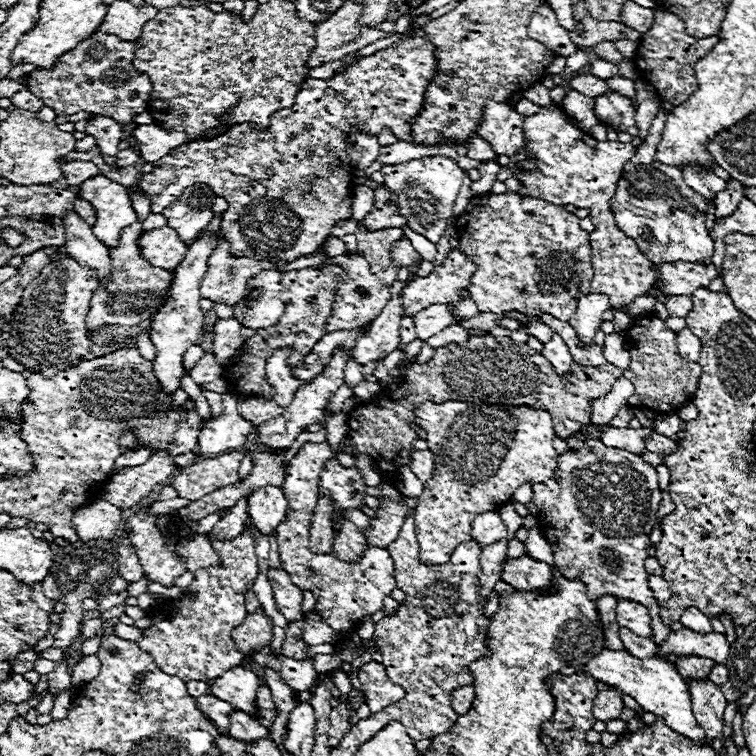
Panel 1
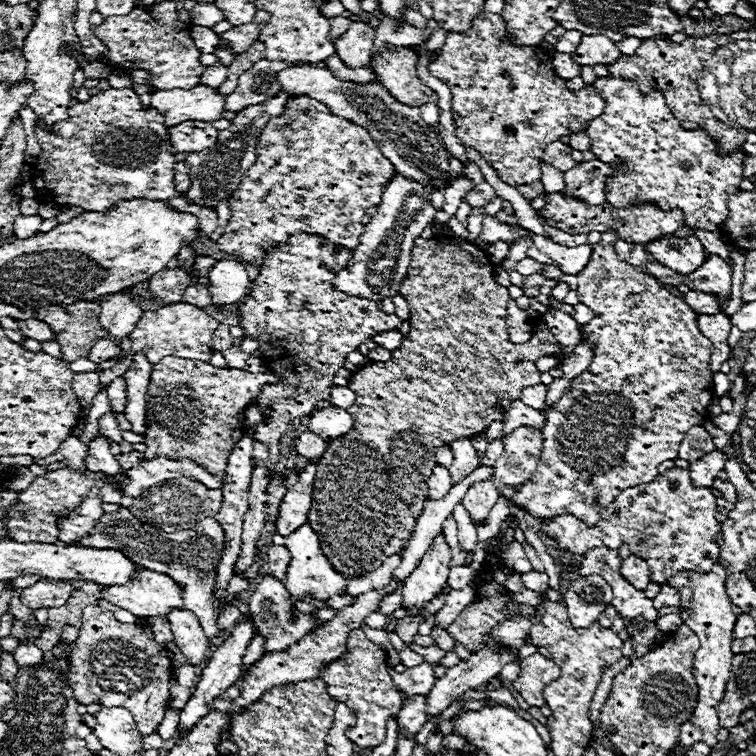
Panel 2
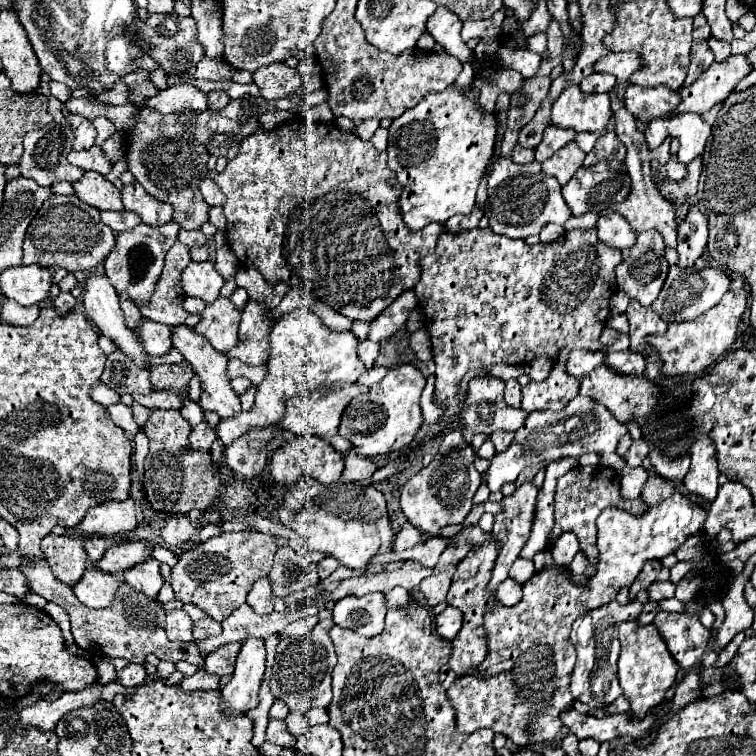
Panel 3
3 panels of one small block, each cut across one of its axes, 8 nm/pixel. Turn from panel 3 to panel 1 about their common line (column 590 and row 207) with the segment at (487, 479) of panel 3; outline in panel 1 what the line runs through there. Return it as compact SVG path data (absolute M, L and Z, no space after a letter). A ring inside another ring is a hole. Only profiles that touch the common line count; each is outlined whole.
M432 156L404 164L388 164L382 166L380 172L384 176L384 184L398 194L398 210L406 216L408 228L436 244L446 230L448 218L452 218L452 206L462 186L462 168L448 158Z

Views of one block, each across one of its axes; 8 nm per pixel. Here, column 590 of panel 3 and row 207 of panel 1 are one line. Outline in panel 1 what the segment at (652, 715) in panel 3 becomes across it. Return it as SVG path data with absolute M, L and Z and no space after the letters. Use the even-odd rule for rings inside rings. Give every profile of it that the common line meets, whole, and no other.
M730 178L726 182L726 188L716 194L716 200L714 200L716 202L716 216L728 216L728 214L736 212L742 198L744 198L744 186L738 180Z

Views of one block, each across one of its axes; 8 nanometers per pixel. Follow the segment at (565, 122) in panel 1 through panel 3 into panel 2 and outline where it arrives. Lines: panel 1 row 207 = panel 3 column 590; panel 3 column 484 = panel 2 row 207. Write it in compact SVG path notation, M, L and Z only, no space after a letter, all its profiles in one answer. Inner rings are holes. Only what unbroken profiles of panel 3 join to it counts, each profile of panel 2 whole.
M598 78L592 86L604 98L606 108L602 116L590 120L590 124L586 126L586 134L590 136L592 144L590 150L604 164L624 160L610 176L606 176L606 202L614 208L628 208L642 202L654 202L662 210L678 208L686 214L686 224L690 228L718 232L728 216L728 198L740 190L744 152L738 148L730 154L720 156L716 150L716 140L708 132L700 128L688 132L678 124L678 120L664 104L664 94L658 90L642 94L634 80L624 78Z

